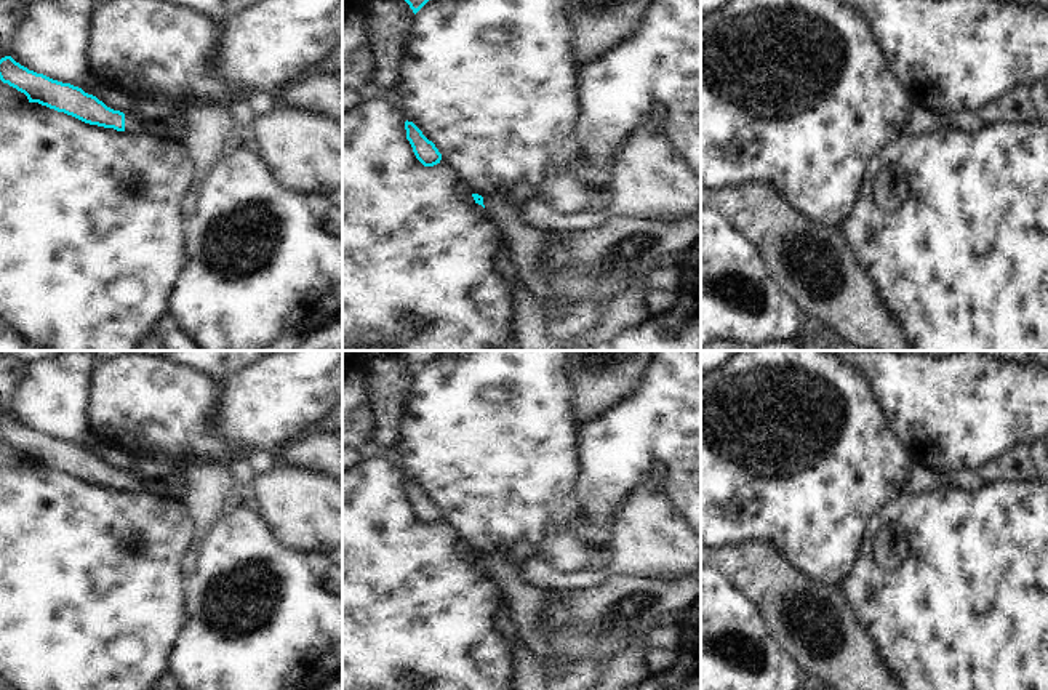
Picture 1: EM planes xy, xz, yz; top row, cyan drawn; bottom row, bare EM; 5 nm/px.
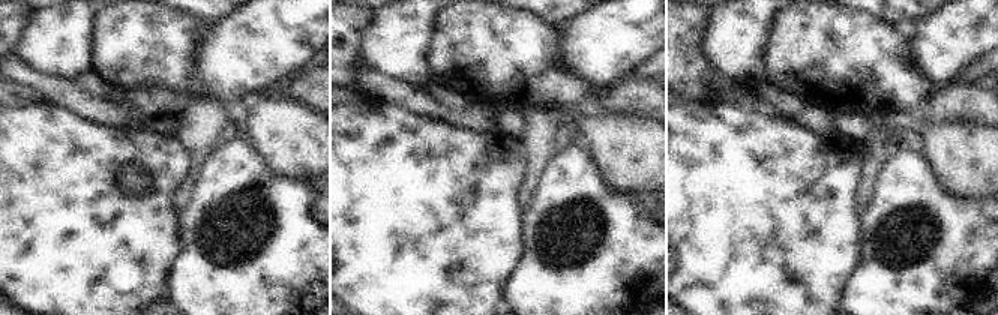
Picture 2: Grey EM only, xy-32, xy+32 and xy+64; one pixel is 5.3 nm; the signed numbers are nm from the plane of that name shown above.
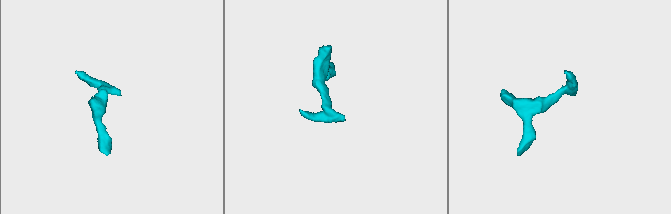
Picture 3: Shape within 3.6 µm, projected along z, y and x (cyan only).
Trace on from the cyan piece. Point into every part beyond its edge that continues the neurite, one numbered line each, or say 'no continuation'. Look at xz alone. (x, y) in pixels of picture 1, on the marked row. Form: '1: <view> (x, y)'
1: xz (607, 256)

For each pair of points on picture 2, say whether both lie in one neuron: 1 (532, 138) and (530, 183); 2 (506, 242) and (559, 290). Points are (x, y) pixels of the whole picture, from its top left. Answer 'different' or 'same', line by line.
1: same
2: different

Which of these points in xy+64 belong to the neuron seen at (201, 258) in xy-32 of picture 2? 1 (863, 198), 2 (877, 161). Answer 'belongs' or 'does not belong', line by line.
1: does not belong
2: does not belong

